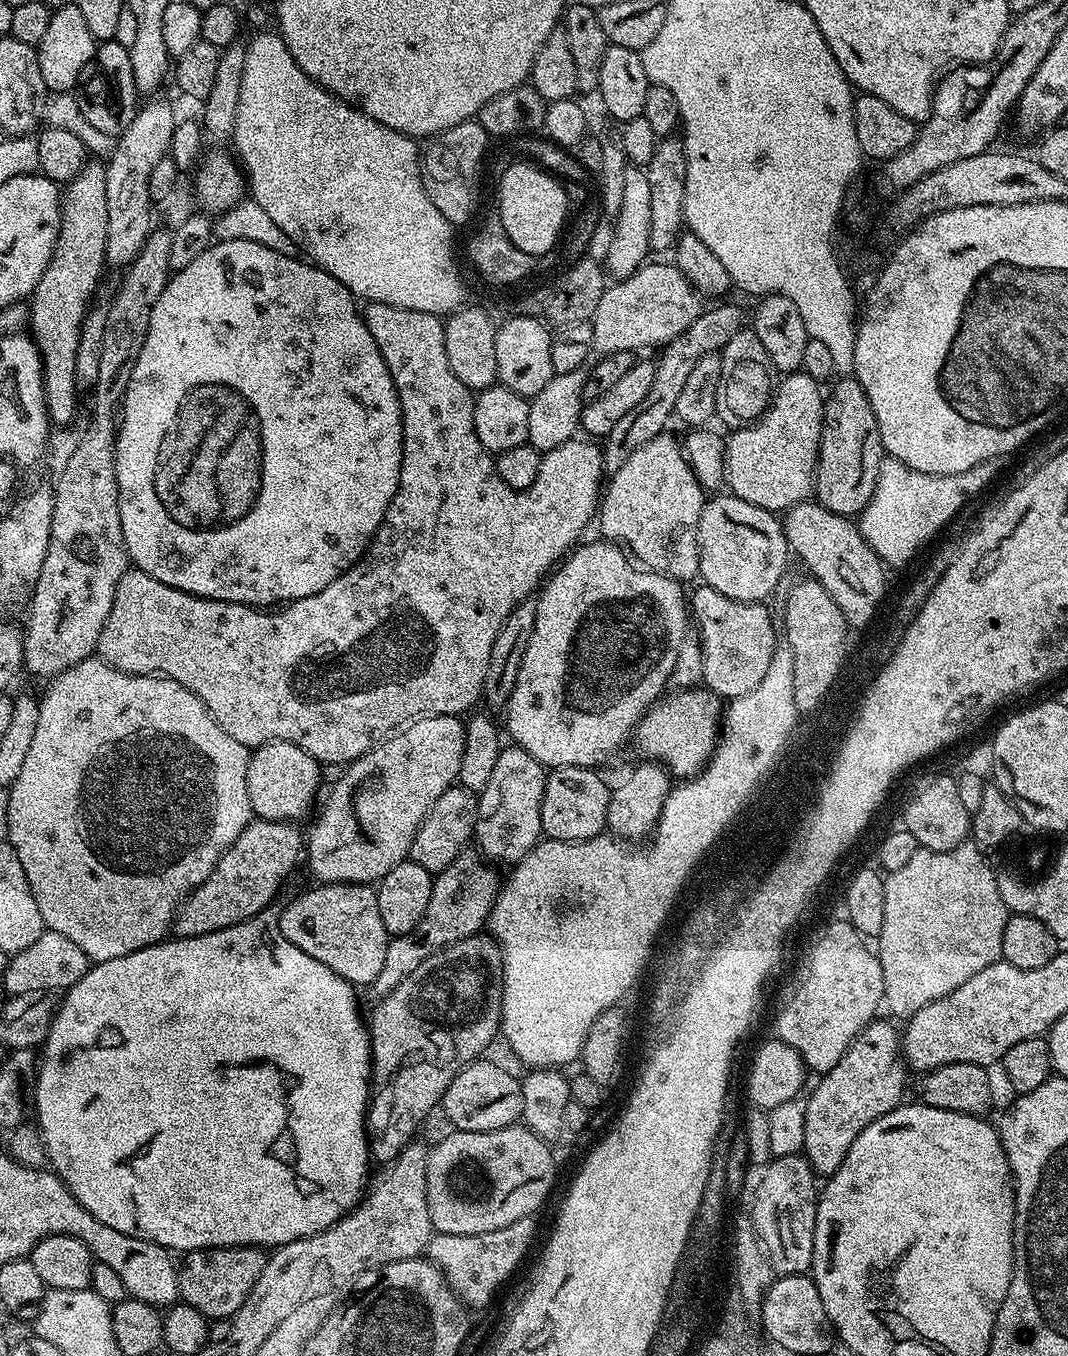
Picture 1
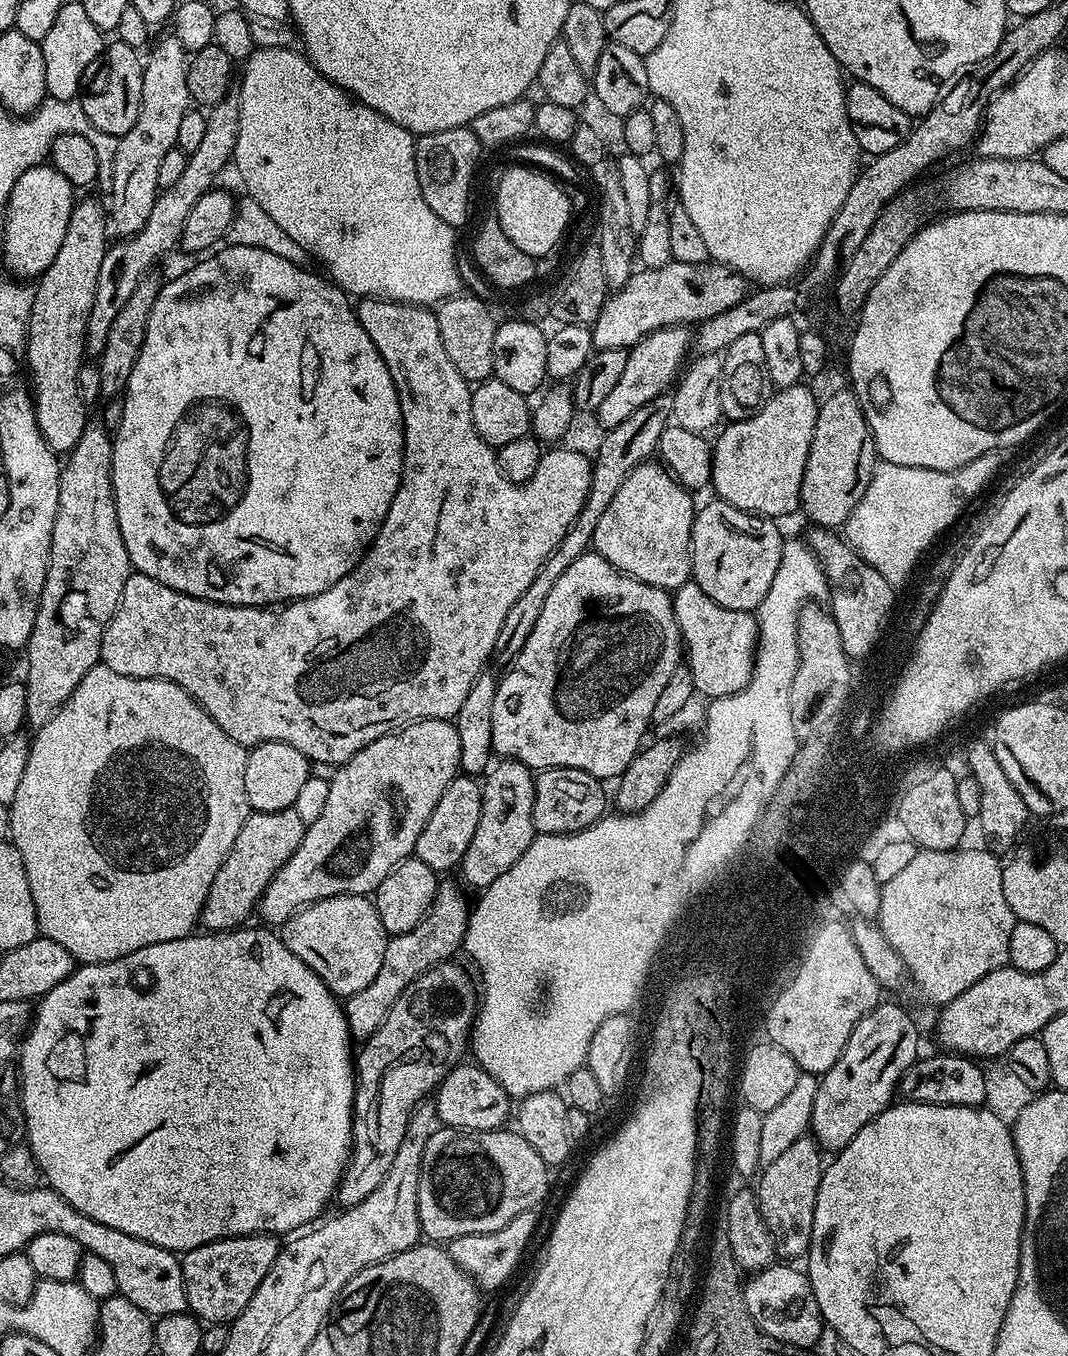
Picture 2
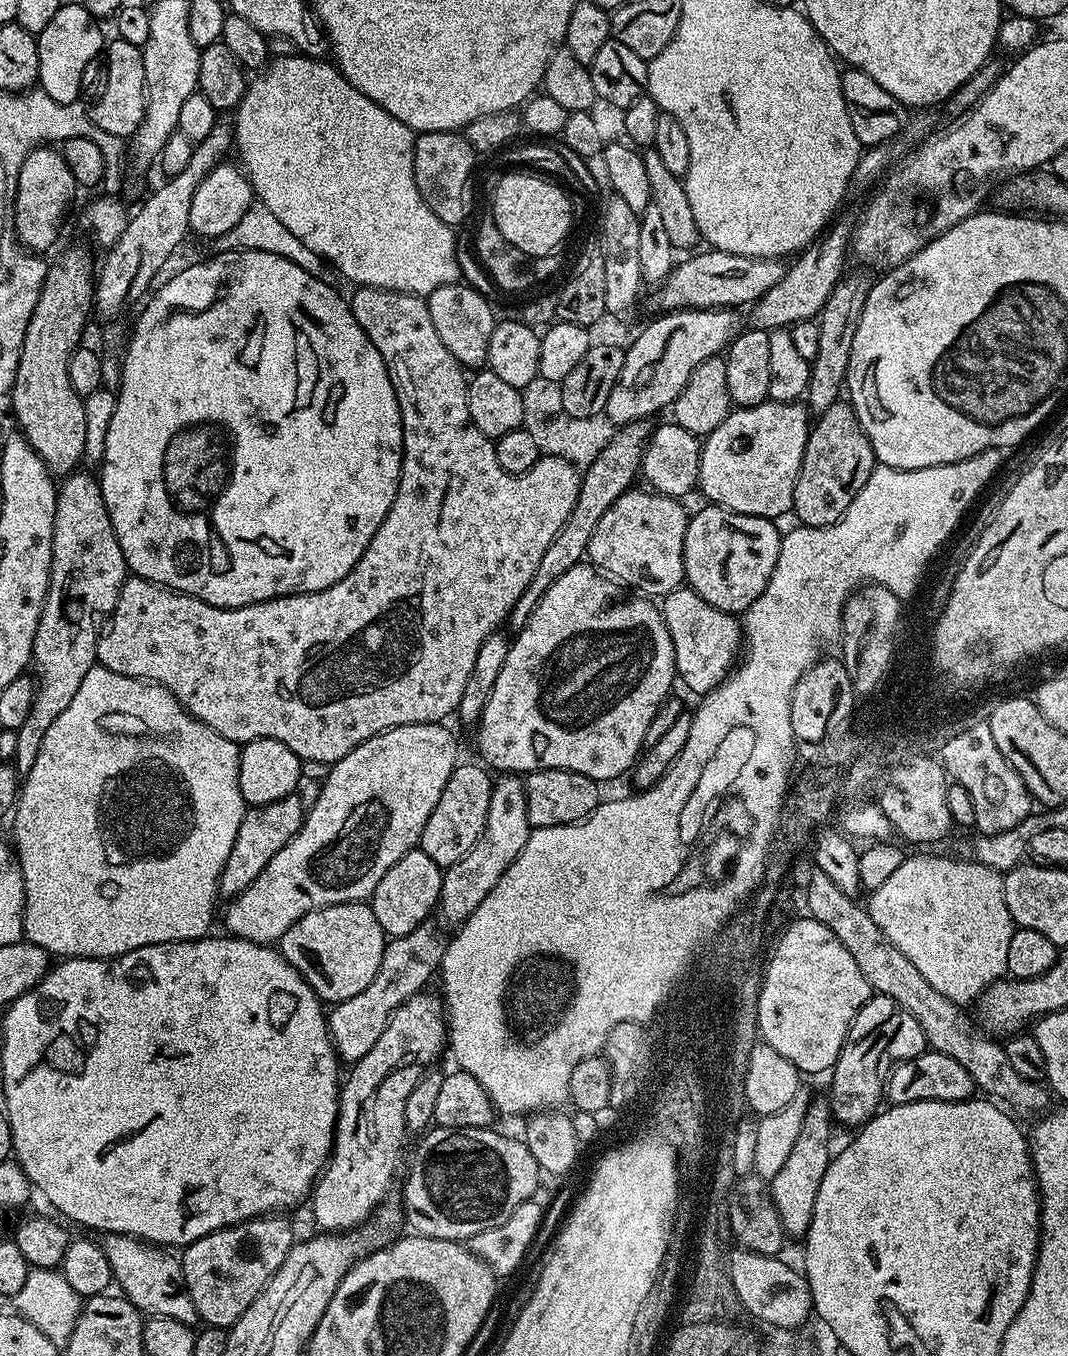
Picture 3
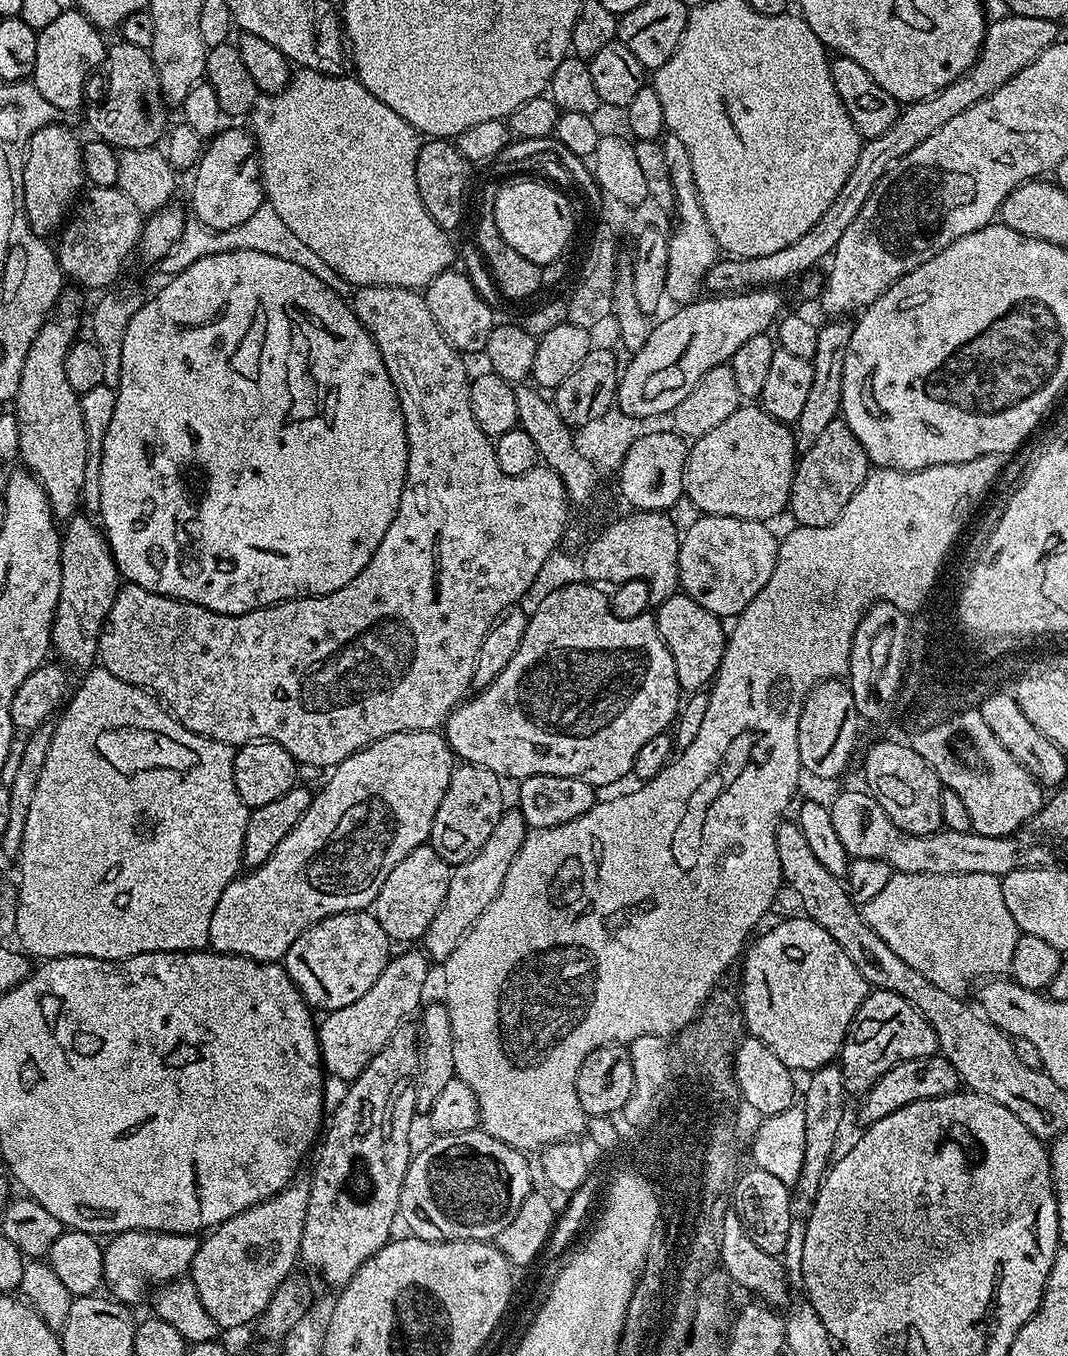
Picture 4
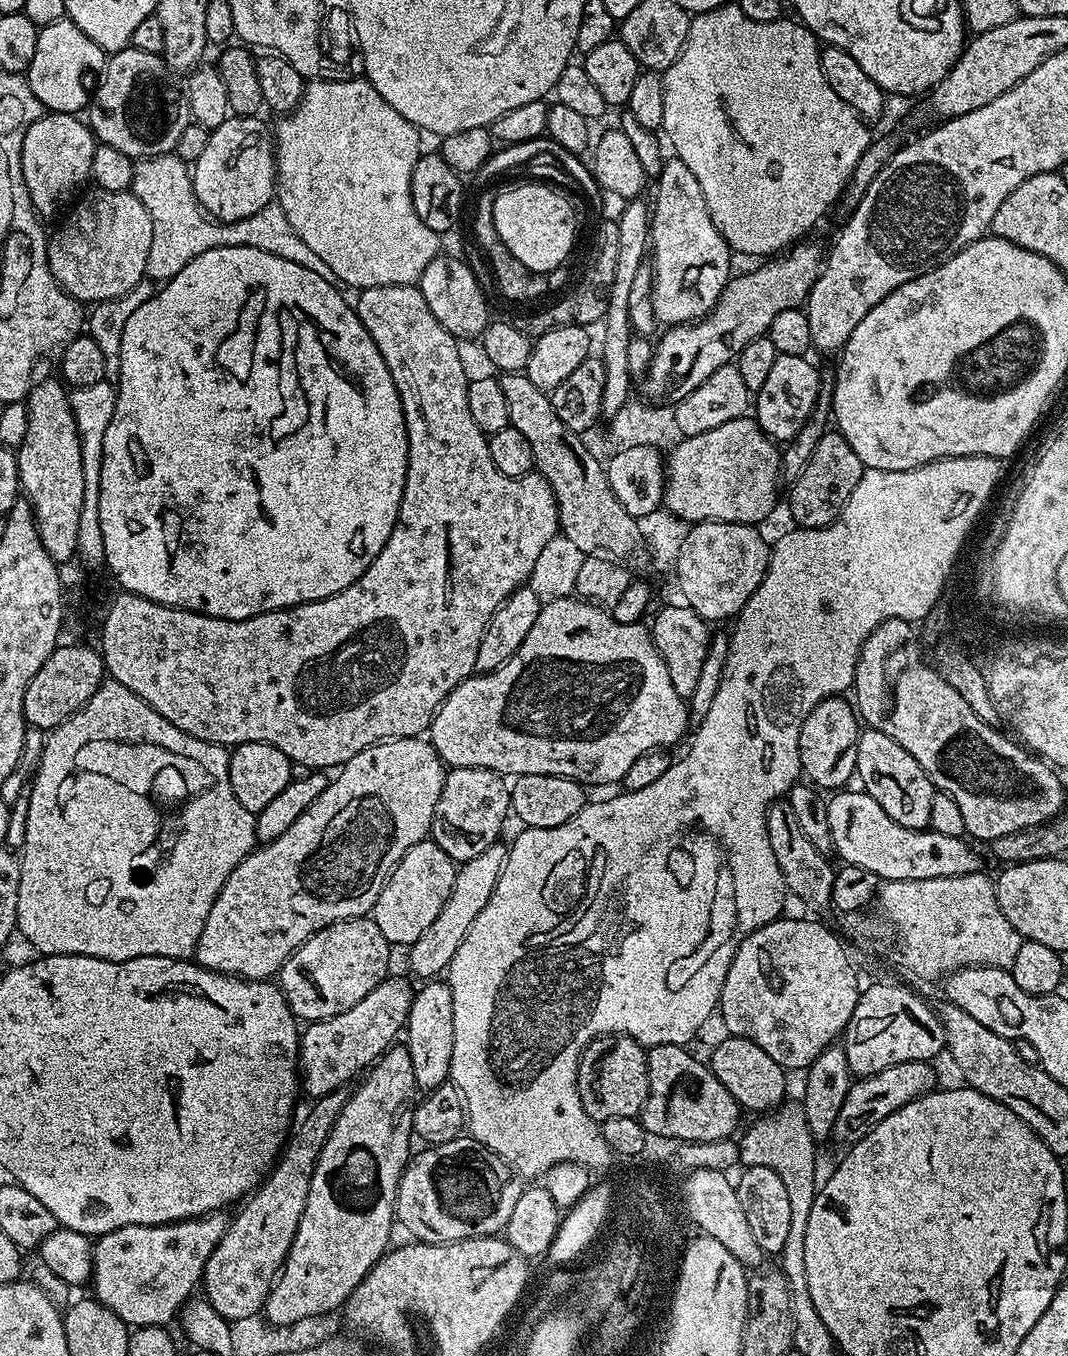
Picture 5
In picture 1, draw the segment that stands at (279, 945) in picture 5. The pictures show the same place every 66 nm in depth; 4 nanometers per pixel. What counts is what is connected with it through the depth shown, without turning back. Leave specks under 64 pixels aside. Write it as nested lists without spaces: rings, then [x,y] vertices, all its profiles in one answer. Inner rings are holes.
[[[421,716],[401,727],[395,734],[379,741],[375,748],[371,748],[365,756],[360,756],[347,765],[342,780],[331,785],[328,801],[324,804],[324,809],[320,812],[320,817],[316,820],[316,825],[312,828],[312,833],[306,836],[306,864],[308,868],[317,876],[320,884],[366,884],[375,885],[394,866],[398,866],[403,860],[409,859],[408,851],[416,837],[416,831],[420,829],[420,823],[426,818],[430,806],[438,802],[438,798],[446,789],[453,787],[457,783],[462,766],[462,750],[464,749],[464,720],[460,716]]]

